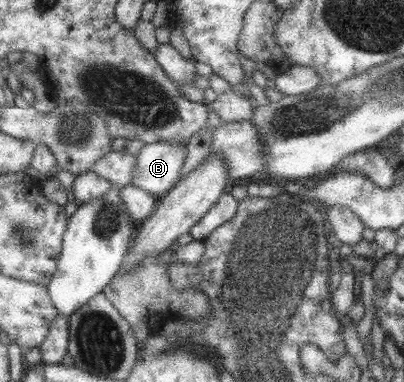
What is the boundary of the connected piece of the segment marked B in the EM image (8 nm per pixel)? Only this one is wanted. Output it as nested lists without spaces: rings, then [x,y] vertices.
[[[159,141],[146,144],[137,155],[134,184],[156,194],[166,195],[179,181],[187,160],[187,143]]]

